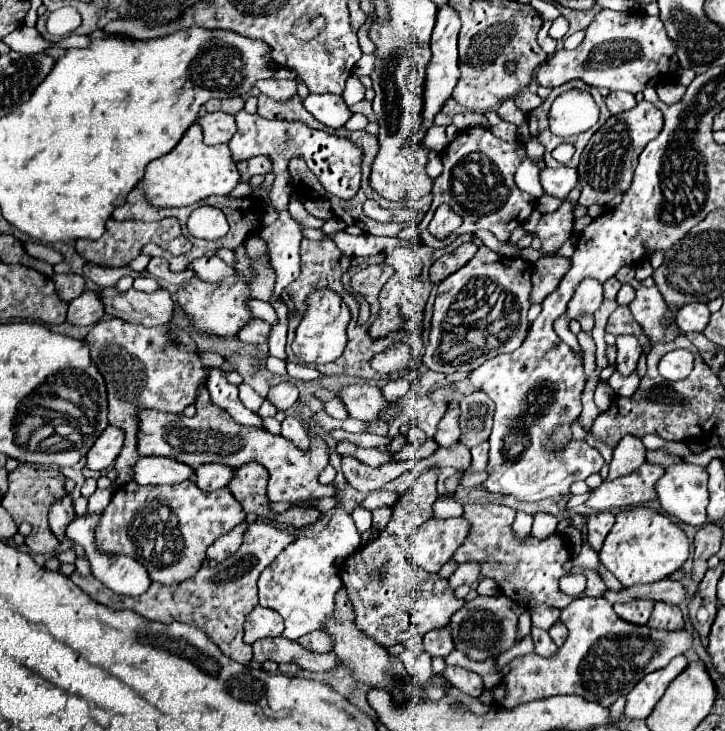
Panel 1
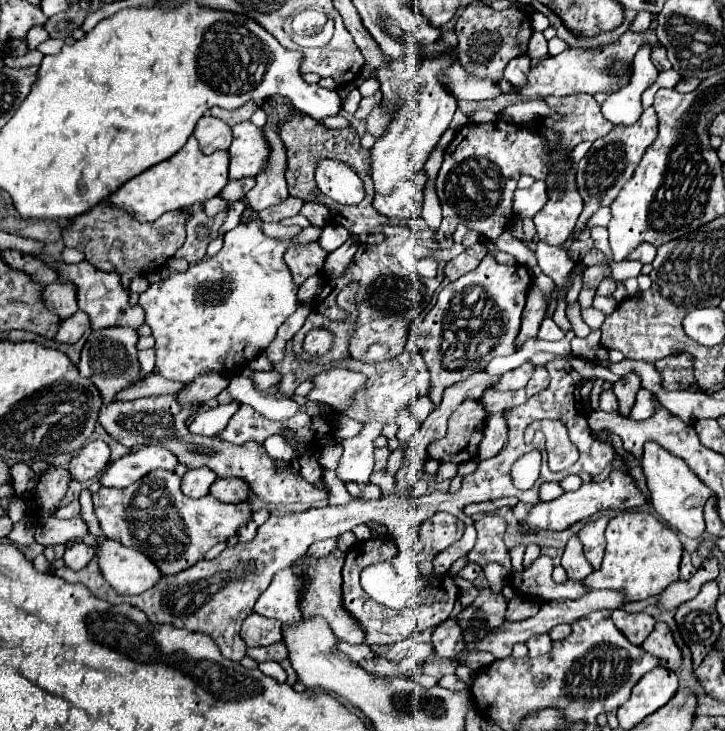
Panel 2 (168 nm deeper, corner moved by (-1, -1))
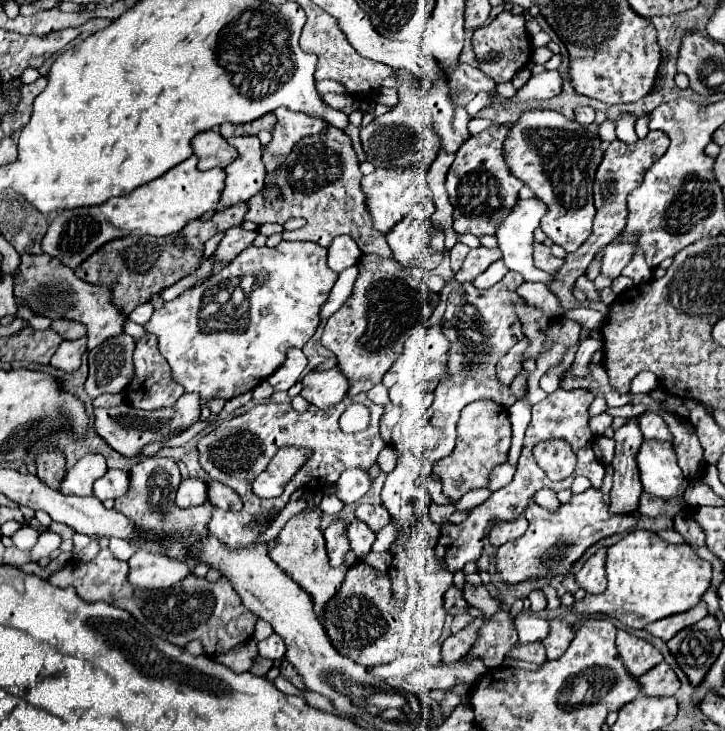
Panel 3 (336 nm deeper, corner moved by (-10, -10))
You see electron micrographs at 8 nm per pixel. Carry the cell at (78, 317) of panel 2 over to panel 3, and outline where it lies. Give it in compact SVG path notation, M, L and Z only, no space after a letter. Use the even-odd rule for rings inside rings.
M82 337L78 341L62 341L60 347L56 349L56 353L52 355L50 365L58 371L72 373L80 367L84 353L86 353L86 337Z

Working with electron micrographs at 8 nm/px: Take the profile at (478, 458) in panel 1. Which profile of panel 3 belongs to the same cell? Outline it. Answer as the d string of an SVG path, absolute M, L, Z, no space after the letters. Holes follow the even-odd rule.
M526 399L516 401L512 407L508 408L508 418L510 419L512 437L510 453L508 453L508 463L516 465L522 449L522 437L526 431L526 425L530 421L530 409L532 405ZM514 421L514 423L512 423Z

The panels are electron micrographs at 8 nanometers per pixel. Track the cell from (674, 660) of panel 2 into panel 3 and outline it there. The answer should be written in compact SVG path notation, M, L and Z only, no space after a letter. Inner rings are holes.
M660 663L654 671L642 675L640 687L648 697L672 697L680 689L680 681L666 663Z

